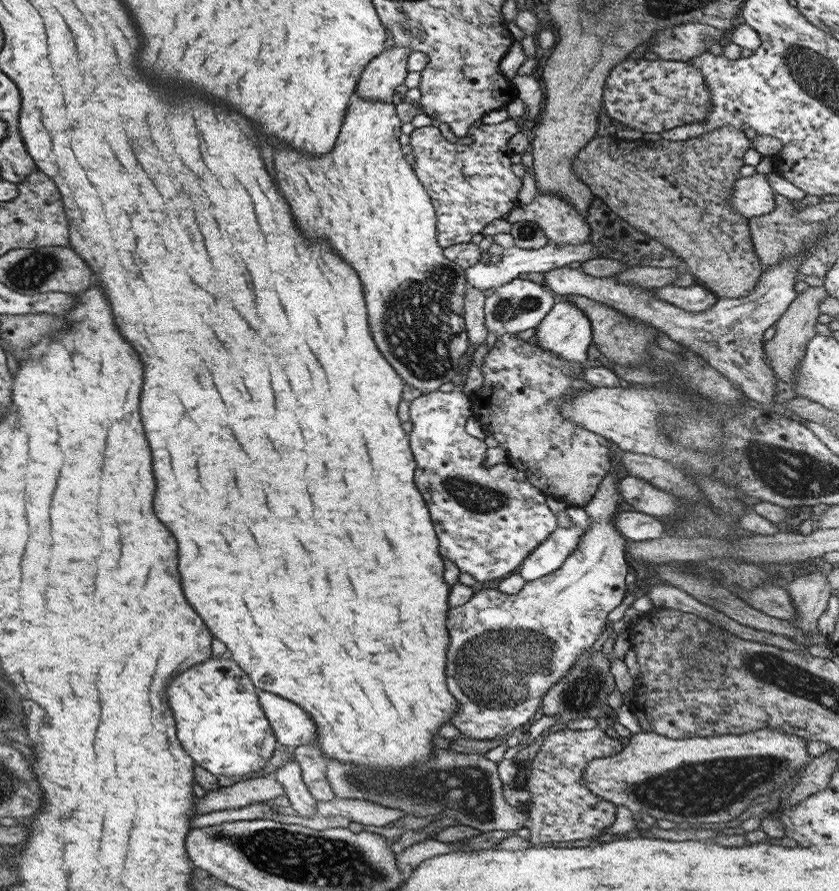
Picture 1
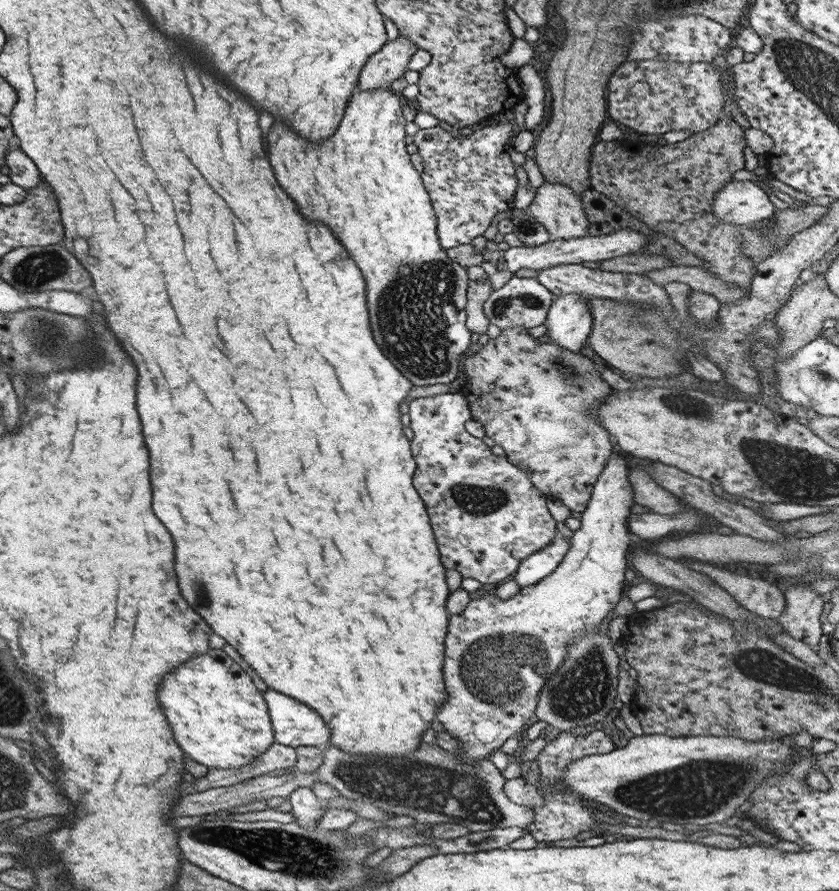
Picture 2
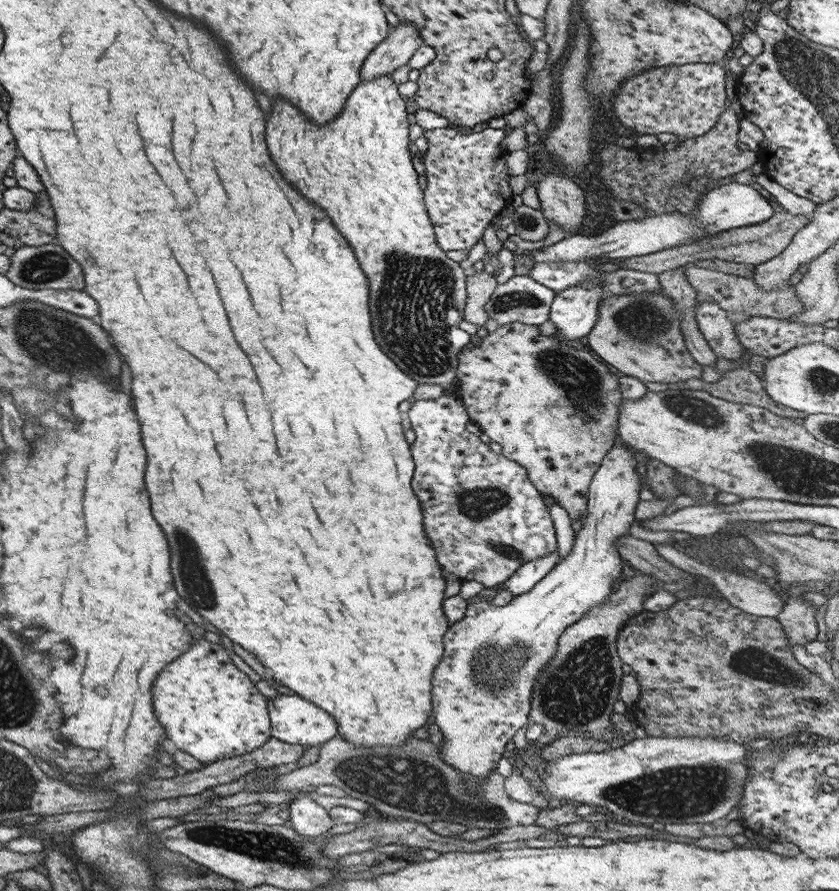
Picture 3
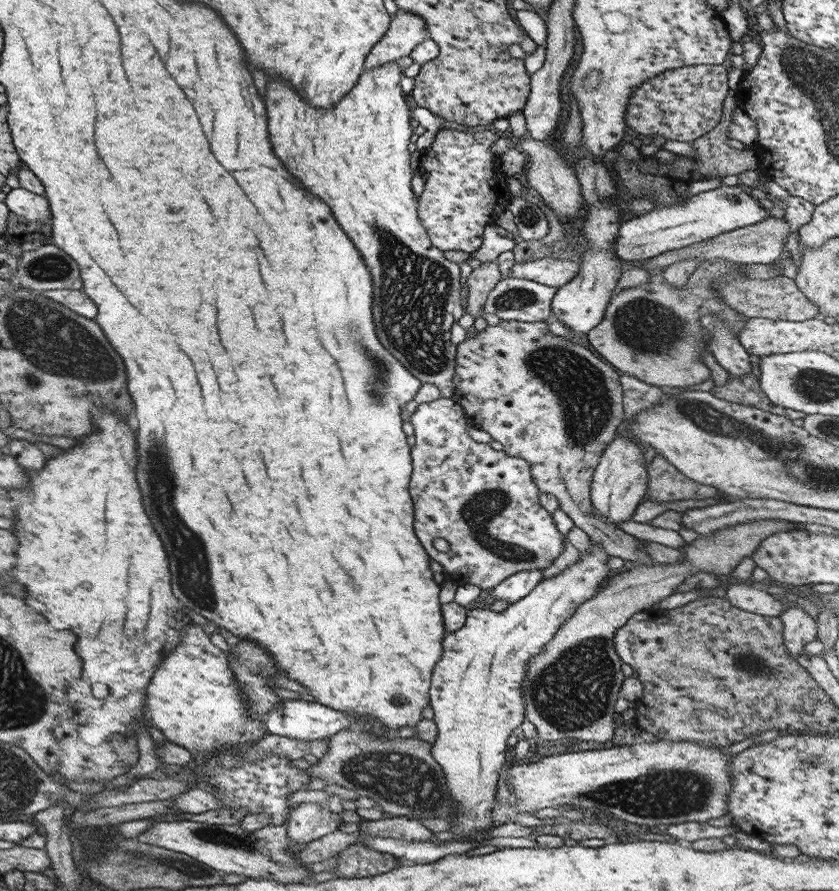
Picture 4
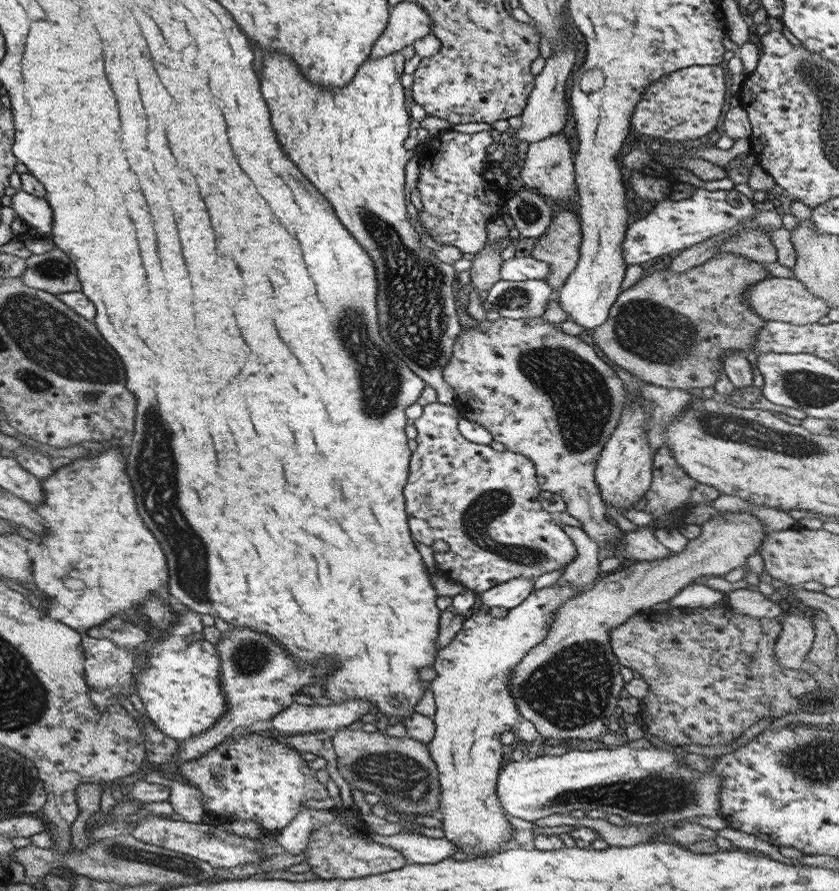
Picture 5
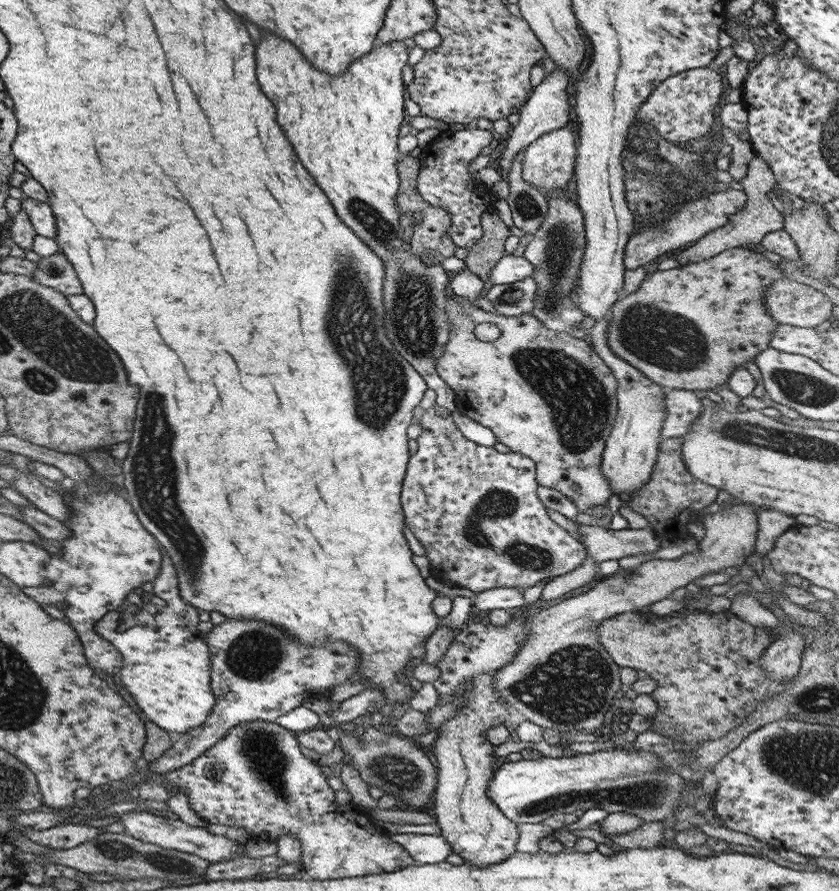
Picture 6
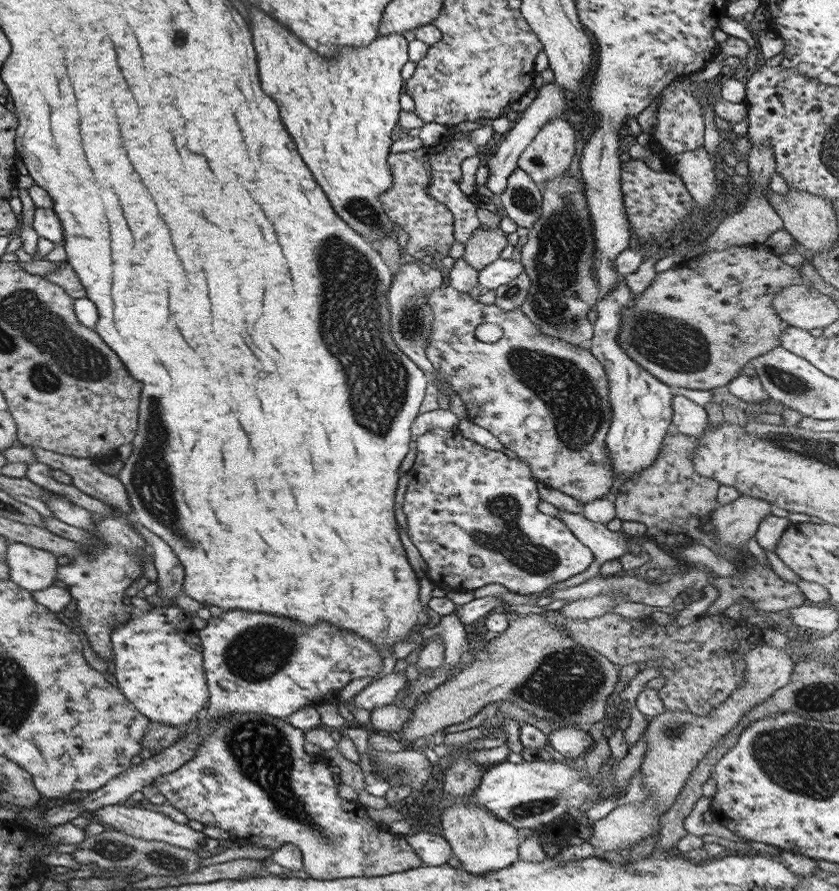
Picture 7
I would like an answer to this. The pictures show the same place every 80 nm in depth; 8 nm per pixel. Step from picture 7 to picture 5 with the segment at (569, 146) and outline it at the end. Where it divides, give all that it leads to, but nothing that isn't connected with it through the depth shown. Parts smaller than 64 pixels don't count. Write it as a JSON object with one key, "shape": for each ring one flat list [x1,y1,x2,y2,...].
{"shape":[[560,133,553,134,533,144,526,144,526,154,522,165,515,174,517,184,529,188,543,198,549,199,563,208,574,208,576,183,574,182,573,155,569,140]]}

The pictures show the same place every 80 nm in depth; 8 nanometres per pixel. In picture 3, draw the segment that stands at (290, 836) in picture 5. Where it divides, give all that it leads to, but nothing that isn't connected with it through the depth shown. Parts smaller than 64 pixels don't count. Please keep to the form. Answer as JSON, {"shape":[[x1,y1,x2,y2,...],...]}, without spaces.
{"shape":[[308,792,295,793,295,799,290,803,288,825,298,835,304,837,315,837,323,834,334,824,327,811,315,803]]}

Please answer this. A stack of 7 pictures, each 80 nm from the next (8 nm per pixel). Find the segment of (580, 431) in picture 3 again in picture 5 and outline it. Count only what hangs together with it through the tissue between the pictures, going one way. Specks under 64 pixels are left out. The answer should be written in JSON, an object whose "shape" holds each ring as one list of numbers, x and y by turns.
{"shape":[[500,316,495,321,484,318,480,323,462,320,461,324,462,331,458,334,458,337,453,343,451,358,449,358,447,364,443,367,442,372,443,380,456,394,453,405,458,410,458,413,462,418,475,422,485,428,485,430,491,434,492,440,503,444,505,451,522,454,525,458,528,458,536,470,535,478,539,490,547,490,547,492,559,494,565,503,565,512,579,521,581,530,583,530,593,542,598,546,604,546,606,542,614,542,616,536,620,536,620,529,605,519,608,508,606,502,604,502,598,493,594,479,594,468,596,467,597,459,599,458,605,441,613,433,615,427,617,427,625,397,622,380,609,365,595,355,595,350,593,350,591,346,583,343,583,341,576,336,563,333,557,326,549,324,541,317,509,319]]}

